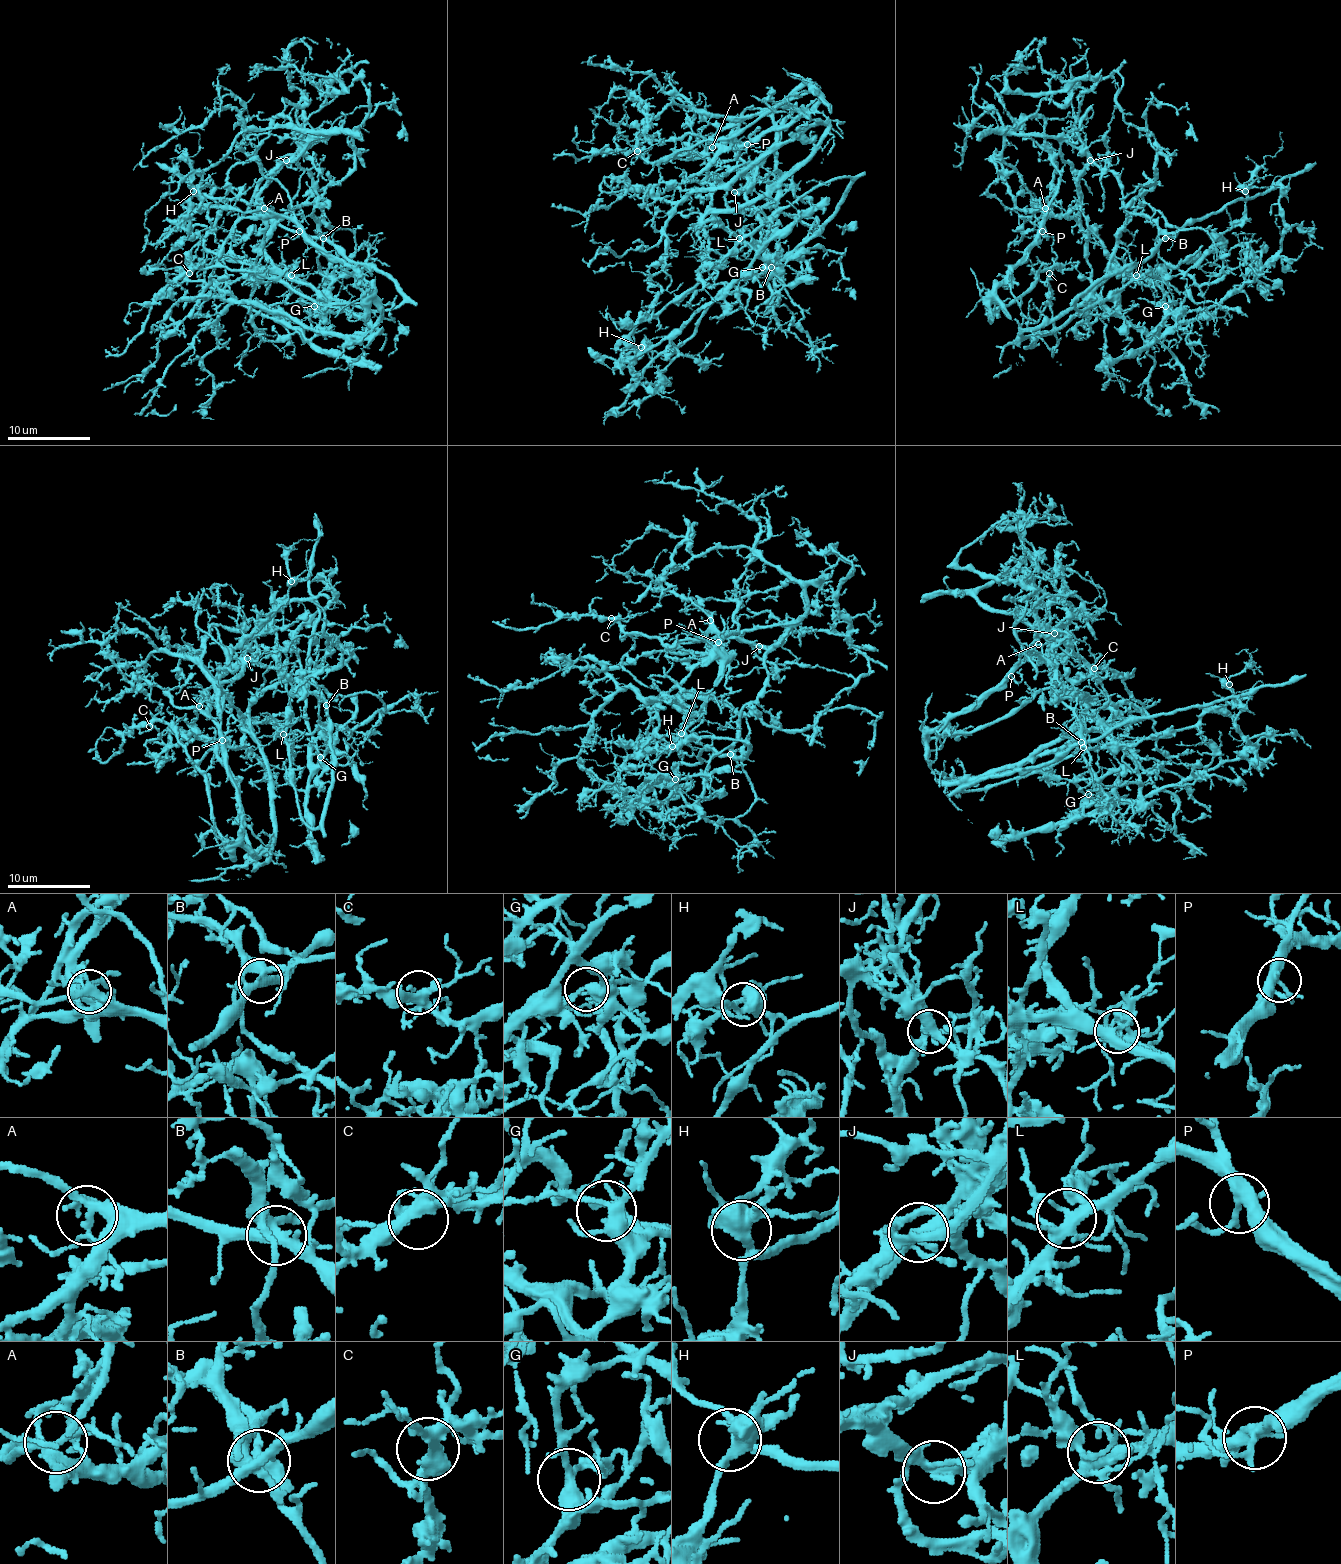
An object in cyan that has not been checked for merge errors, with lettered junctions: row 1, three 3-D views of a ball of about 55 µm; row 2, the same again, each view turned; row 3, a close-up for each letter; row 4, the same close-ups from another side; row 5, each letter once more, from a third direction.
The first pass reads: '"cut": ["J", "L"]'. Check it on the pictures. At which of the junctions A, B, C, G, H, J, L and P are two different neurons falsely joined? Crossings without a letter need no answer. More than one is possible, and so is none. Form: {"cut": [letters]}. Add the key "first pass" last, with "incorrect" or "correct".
{"cut": ["B", "J"], "first pass": "incorrect"}

